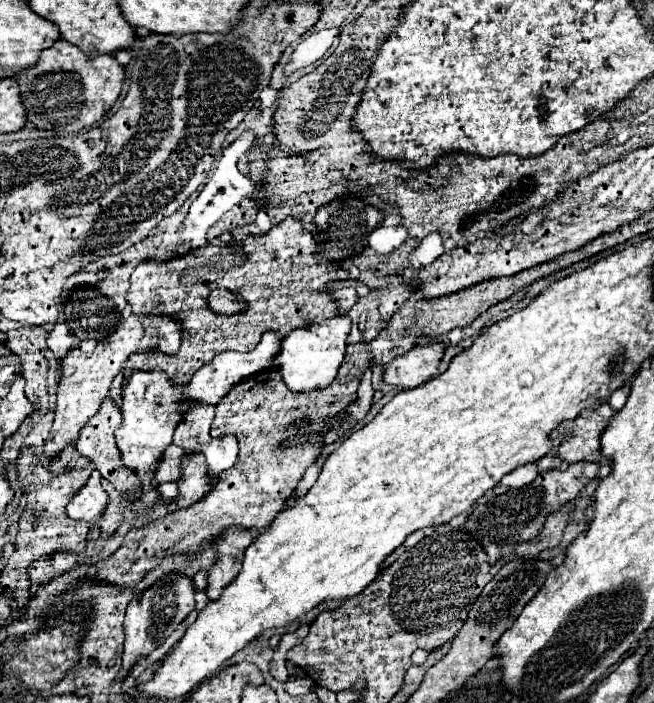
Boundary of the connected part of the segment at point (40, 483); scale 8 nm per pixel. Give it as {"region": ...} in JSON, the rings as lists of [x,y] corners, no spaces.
{"region":[[[24,448],[22,456],[18,458],[18,474],[20,482],[24,484],[24,496],[26,496],[26,510],[20,518],[20,530],[18,530],[18,542],[16,548],[38,548],[42,554],[52,554],[58,548],[80,554],[86,550],[86,534],[90,524],[72,520],[66,514],[66,504],[74,496],[74,484],[86,484],[92,474],[92,464],[82,470],[66,470],[64,474],[56,476],[48,472],[46,466],[40,466],[38,460],[32,456],[32,450]]]}

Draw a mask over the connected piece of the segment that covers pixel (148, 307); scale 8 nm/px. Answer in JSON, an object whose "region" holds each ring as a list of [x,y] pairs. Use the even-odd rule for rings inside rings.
{"region":[[[286,218],[268,234],[248,236],[238,246],[208,246],[166,262],[148,260],[140,264],[130,278],[126,300],[134,314],[162,314],[182,322],[180,350],[174,356],[160,354],[156,358],[162,366],[174,366],[174,370],[170,370],[174,382],[186,384],[216,352],[250,352],[258,346],[264,332],[272,330],[284,338],[294,328],[302,328],[306,320],[318,320],[322,316],[334,318],[336,300],[326,288],[344,280],[348,280],[348,272],[340,266],[332,266],[328,260],[320,260],[312,234],[296,218]],[[206,250],[220,250],[220,254],[206,254]],[[220,286],[238,292],[248,302],[248,314],[224,318],[210,312],[208,294]]]}

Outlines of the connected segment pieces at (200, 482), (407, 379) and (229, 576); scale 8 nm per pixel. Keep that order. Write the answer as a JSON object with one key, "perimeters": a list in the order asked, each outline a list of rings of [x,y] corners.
{"perimeters":[[[[202,454],[184,460],[184,478],[182,484],[178,484],[178,488],[180,488],[180,496],[174,500],[178,508],[192,506],[212,490],[206,458]]],[[[434,342],[416,346],[408,354],[394,358],[384,370],[384,382],[398,388],[416,388],[438,374],[438,360],[444,354],[444,344]]],[[[238,526],[224,532],[224,538],[218,538],[212,548],[218,550],[218,558],[208,572],[208,588],[206,594],[210,600],[218,600],[222,590],[238,576],[242,568],[242,558],[246,548],[252,544],[252,536],[248,530]]]]}

